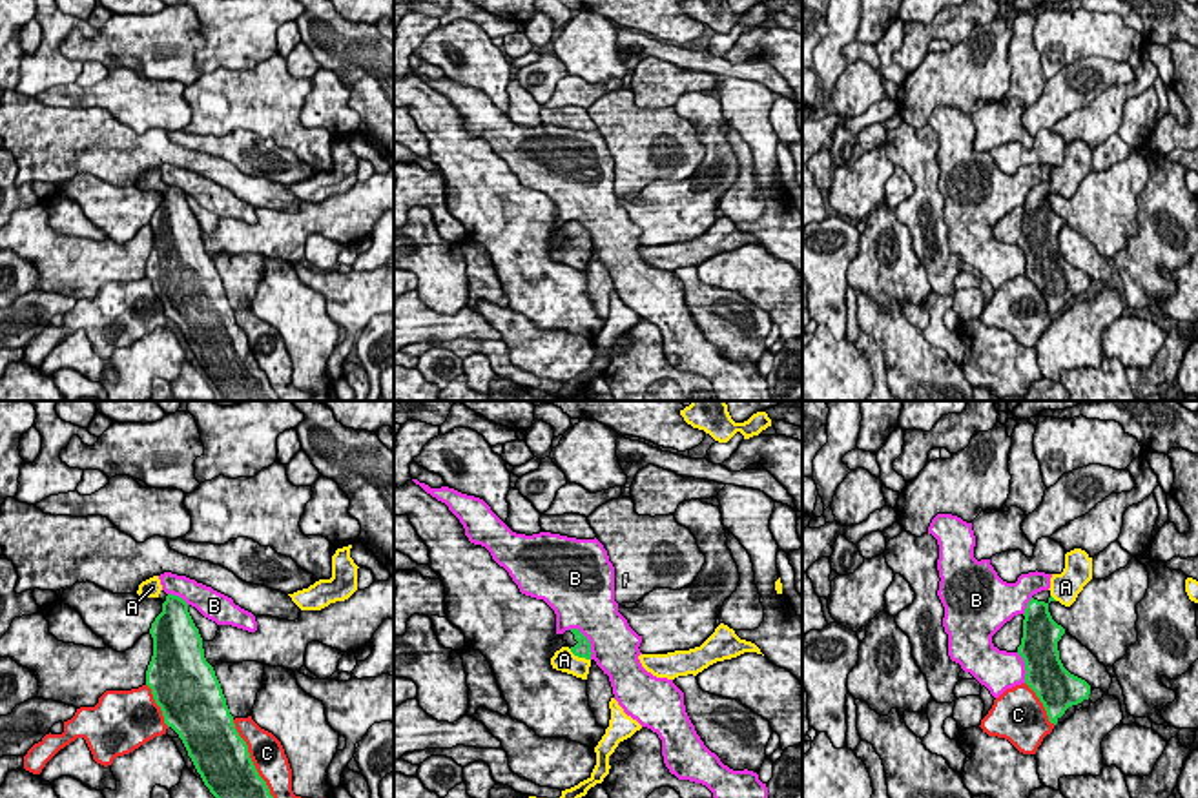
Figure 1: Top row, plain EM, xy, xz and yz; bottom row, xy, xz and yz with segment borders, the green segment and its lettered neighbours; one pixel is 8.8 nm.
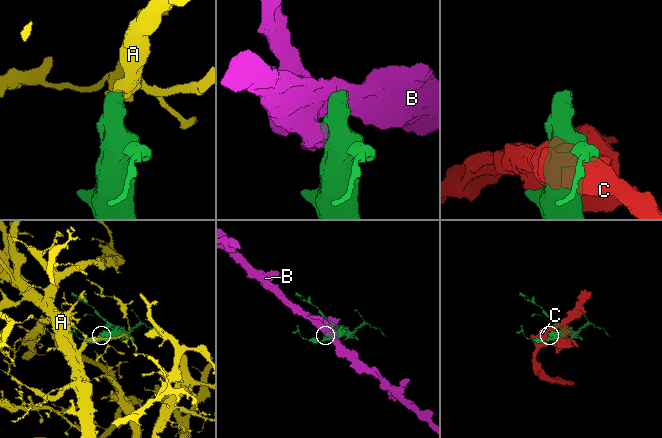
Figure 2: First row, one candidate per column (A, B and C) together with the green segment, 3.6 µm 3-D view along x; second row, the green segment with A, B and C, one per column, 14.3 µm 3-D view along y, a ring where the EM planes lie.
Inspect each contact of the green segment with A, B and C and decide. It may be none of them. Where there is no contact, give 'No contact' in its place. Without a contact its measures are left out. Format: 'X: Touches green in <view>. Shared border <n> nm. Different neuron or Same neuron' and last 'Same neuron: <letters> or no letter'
A: Touches green in xz. Shared border 220 nm. Same neuron
B: Touches green in xz. Shared border 340 nm. Different neuron
C: Touches green in xy. Shared border 900 nm. Different neuron
Same neuron: A

